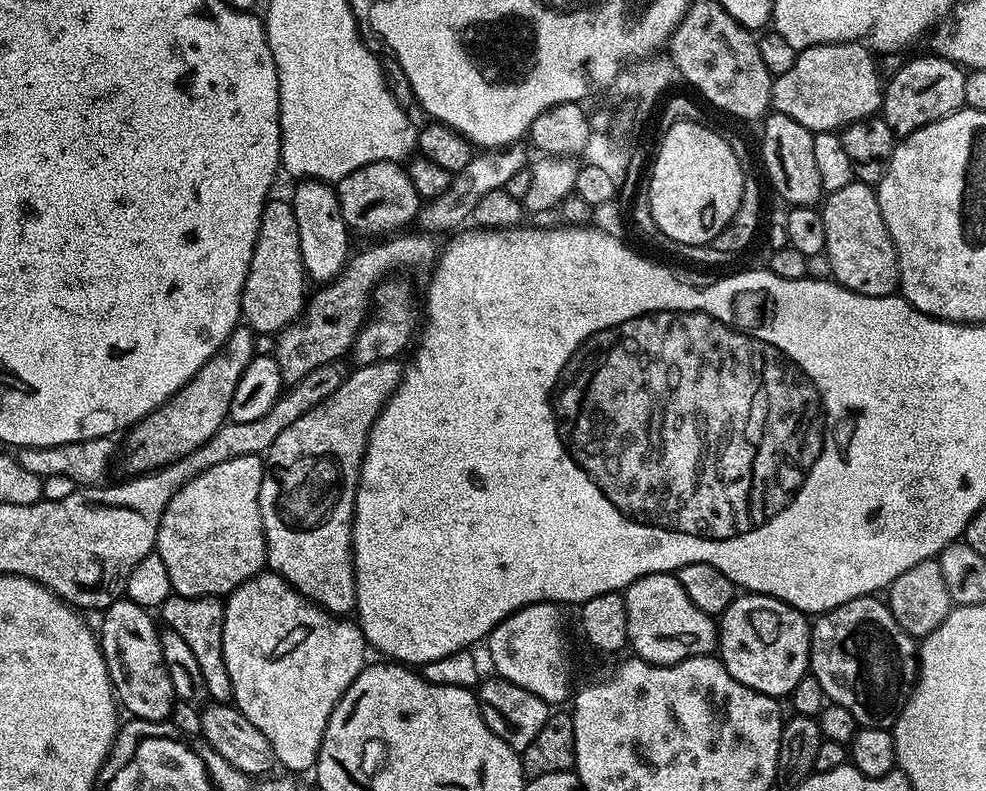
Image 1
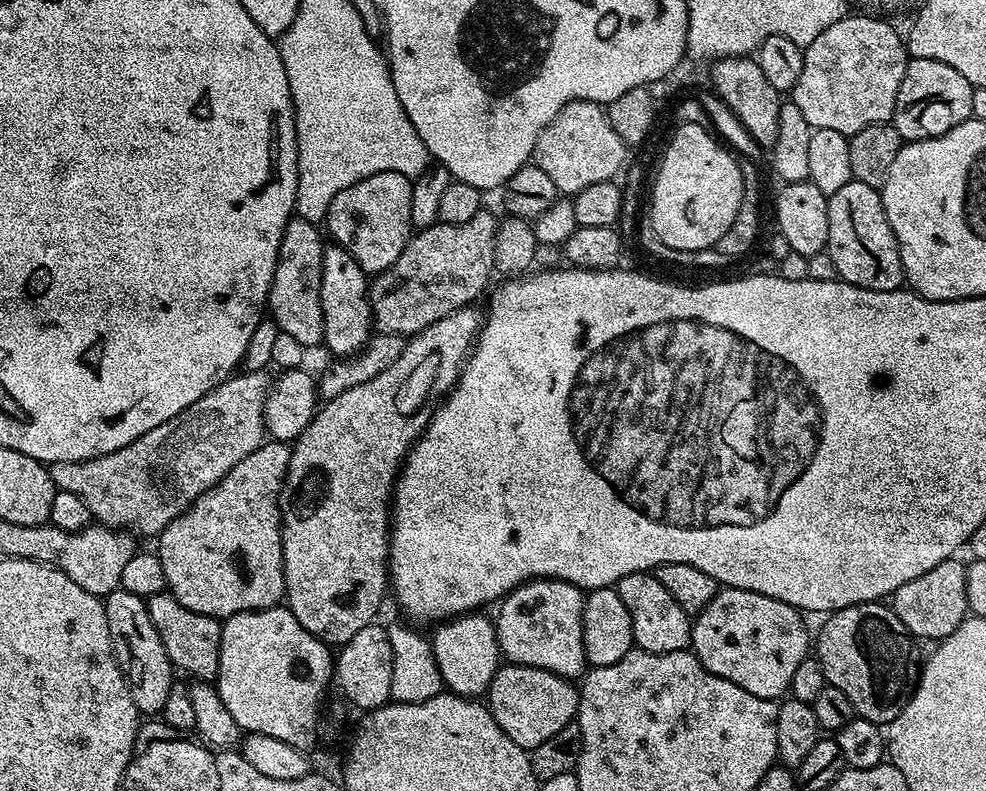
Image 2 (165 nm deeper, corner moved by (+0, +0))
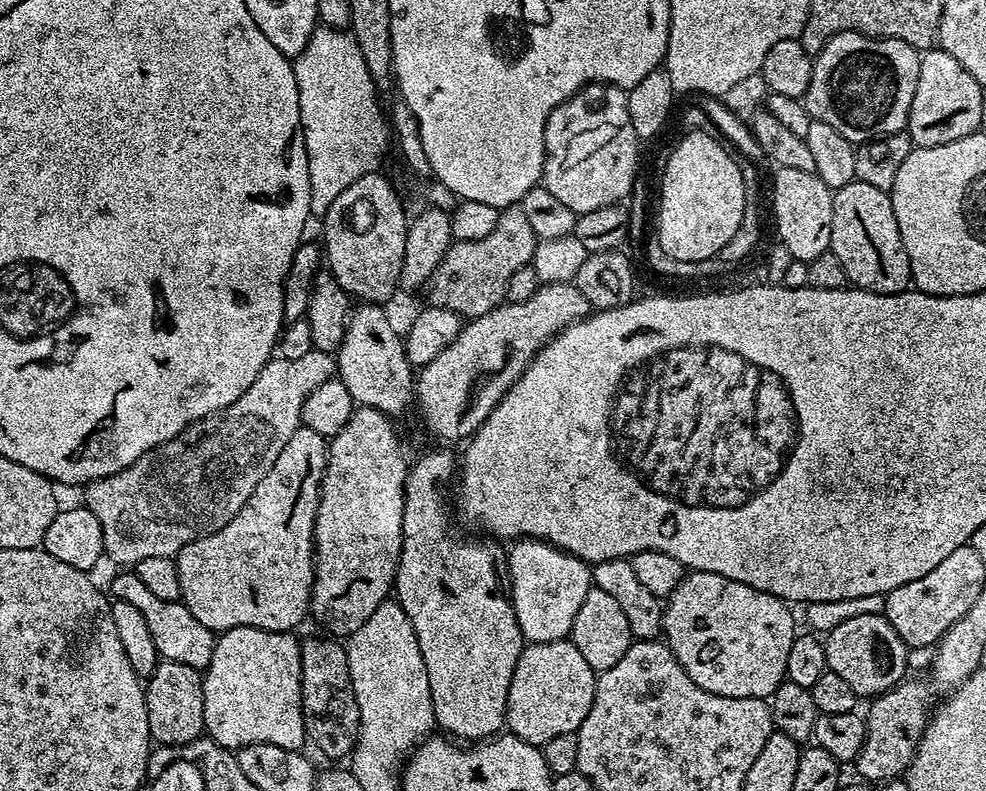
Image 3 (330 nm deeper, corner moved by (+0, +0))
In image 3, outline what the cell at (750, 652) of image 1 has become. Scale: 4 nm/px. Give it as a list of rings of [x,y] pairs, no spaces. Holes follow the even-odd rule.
[[[689,571],[680,585],[672,591],[672,595],[667,597],[666,603],[663,605],[664,623],[662,625],[662,636],[667,643],[668,649],[671,650],[676,661],[682,666],[682,670],[686,670],[688,677],[698,686],[702,686],[702,690],[706,690],[710,694],[722,694],[726,698],[758,698],[763,700],[771,697],[772,691],[784,683],[786,679],[784,674],[786,658],[790,655],[790,646],[796,641],[798,635],[796,620],[792,617],[792,612],[788,608],[791,607],[785,601],[777,598],[775,594],[766,594],[762,590],[754,590],[754,586],[746,586],[742,582],[734,582],[722,574]]]

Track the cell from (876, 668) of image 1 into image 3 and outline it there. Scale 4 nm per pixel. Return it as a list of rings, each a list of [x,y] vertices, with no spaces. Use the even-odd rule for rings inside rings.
[[[879,612],[858,614],[854,618],[846,618],[846,622],[842,622],[838,626],[834,626],[834,630],[827,633],[824,649],[826,650],[828,671],[839,674],[855,690],[857,697],[875,698],[882,695],[883,692],[891,692],[897,684],[905,679],[904,671],[908,668],[910,649],[902,642],[902,638],[898,638],[898,630],[894,630],[894,626],[890,626],[888,619]]]

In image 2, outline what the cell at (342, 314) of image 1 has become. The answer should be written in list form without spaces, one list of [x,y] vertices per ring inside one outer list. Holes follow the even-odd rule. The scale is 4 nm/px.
[[[482,210],[465,224],[437,222],[429,228],[419,229],[402,250],[402,254],[398,254],[396,261],[371,281],[370,299],[375,327],[384,334],[411,338],[426,326],[438,322],[438,318],[446,318],[446,314],[454,314],[458,309],[476,302],[472,300],[483,294],[484,287],[486,292],[488,279],[494,275],[497,225],[498,217],[488,210]]]

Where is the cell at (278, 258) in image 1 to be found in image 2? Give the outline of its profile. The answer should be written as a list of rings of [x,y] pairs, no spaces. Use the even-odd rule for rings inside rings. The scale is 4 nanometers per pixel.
[[[293,218],[284,227],[278,246],[278,256],[272,289],[268,295],[267,311],[281,332],[290,334],[305,350],[324,343],[324,315],[322,314],[322,254],[325,243],[320,238],[321,229],[308,220]]]

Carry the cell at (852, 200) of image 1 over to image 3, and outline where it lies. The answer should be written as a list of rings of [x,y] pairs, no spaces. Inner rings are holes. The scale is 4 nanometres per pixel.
[[[855,179],[851,184],[835,189],[828,246],[846,269],[851,287],[876,292],[880,296],[909,291],[912,271],[902,246],[898,218],[894,218],[892,197],[878,190],[878,186],[866,186],[866,182]]]

